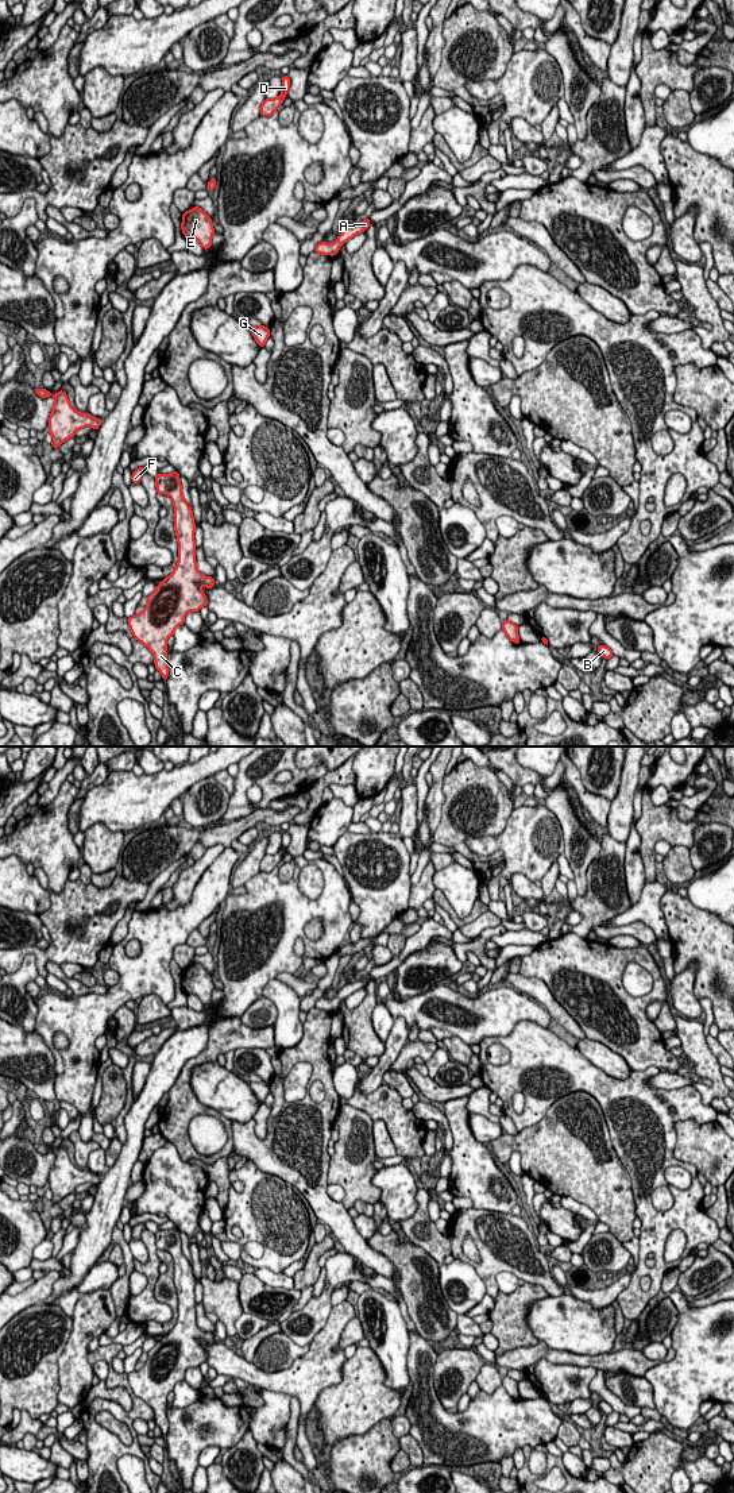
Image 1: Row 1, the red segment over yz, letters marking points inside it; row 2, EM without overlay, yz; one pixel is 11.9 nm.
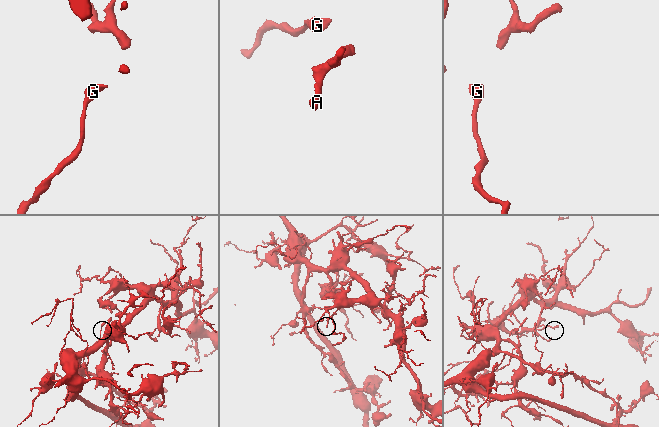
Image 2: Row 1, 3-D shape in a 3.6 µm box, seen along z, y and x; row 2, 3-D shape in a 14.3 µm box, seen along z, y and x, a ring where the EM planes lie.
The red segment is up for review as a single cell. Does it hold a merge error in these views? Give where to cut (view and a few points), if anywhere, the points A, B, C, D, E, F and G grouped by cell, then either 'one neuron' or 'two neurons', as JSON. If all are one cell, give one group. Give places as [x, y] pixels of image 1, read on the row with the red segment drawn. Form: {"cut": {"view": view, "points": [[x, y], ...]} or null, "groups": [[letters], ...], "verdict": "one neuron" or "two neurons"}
{"cut": null, "groups": [["A", "B", "C", "D", "E", "F", "G"]], "verdict": "one neuron"}

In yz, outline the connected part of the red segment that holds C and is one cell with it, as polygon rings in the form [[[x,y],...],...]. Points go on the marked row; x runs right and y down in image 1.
[[[177,471],[158,474],[155,487],[158,494],[169,495],[174,505],[178,563],[174,571],[147,597],[144,610],[128,618],[128,626],[135,640],[150,649],[155,668],[163,680],[167,680],[167,639],[174,634],[177,626],[185,622],[189,612],[200,612],[208,605],[205,591],[200,587],[212,589],[215,578],[205,576],[197,570],[196,524],[193,510],[182,495],[179,474]]]

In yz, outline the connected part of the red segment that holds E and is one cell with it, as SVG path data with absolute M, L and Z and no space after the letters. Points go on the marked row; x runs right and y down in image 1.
M198 207L182 213L182 234L186 239L196 239L204 250L212 246L215 228L212 219Z

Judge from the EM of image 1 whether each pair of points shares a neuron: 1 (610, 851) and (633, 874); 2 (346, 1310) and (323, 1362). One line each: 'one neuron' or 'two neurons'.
1: two neurons
2: one neuron

